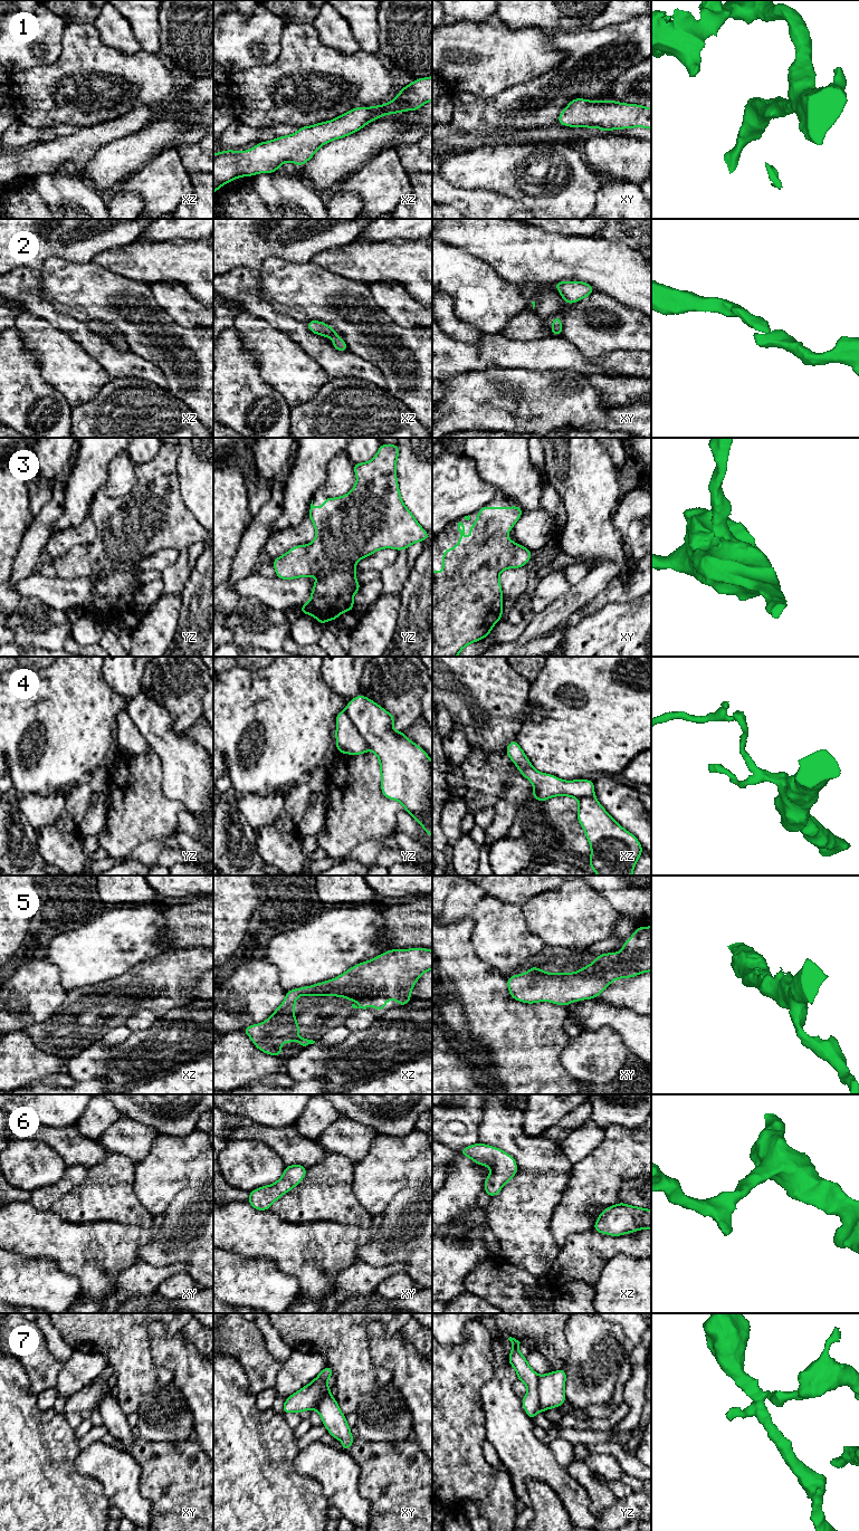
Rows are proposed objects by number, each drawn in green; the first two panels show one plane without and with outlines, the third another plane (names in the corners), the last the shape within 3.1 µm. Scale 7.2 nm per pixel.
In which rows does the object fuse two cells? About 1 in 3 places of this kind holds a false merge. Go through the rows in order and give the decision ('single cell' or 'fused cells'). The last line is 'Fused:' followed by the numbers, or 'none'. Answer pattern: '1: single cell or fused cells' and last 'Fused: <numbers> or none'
1: single cell
2: single cell
3: single cell
4: fused cells
5: single cell
6: single cell
7: fused cells
Fused: 4, 7

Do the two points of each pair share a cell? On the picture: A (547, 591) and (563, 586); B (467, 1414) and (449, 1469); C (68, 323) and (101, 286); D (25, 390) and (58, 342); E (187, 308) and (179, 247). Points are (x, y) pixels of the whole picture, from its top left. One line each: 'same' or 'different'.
A: same
B: same
C: different
D: different
E: different

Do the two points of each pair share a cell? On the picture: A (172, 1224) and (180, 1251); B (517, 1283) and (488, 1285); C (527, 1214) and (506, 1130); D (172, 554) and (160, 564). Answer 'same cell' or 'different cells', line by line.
A: same cell
B: same cell
C: same cell
D: same cell

